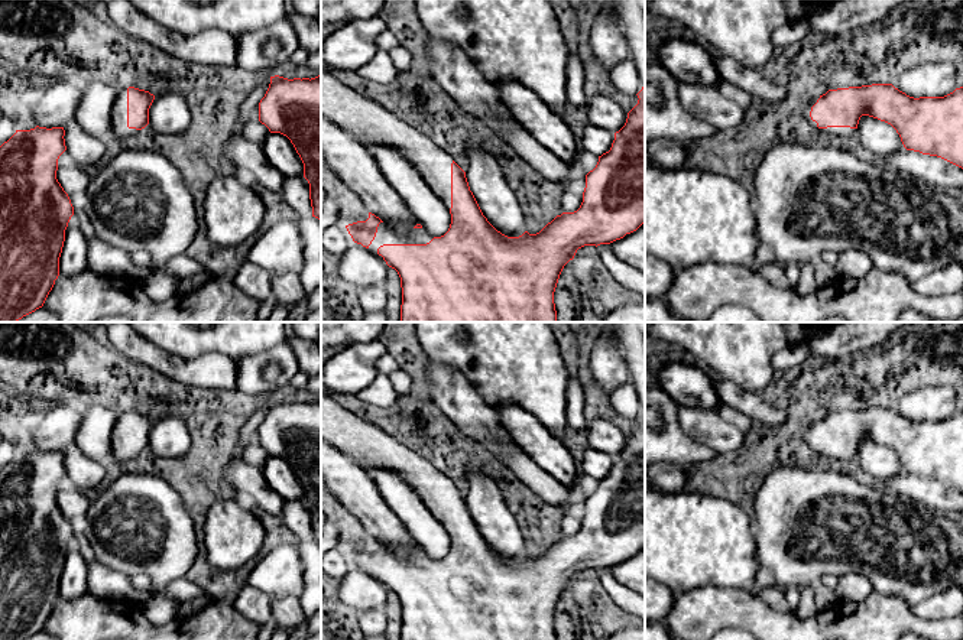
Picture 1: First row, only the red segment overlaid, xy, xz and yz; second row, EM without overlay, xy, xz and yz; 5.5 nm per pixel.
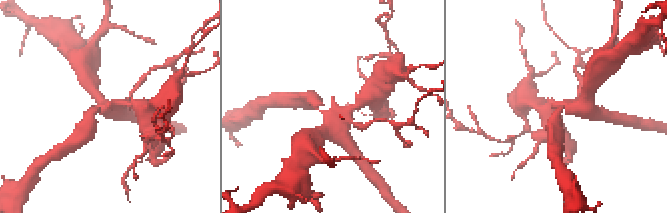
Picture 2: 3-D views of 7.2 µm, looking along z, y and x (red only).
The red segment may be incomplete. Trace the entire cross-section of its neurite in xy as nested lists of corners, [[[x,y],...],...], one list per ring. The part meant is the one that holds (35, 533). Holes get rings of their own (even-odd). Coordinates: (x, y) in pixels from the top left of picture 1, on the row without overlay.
[[[64,451],[16,454],[0,470],[0,640],[26,640],[42,631],[59,600],[59,581],[74,530],[56,503],[58,483],[67,474]]]

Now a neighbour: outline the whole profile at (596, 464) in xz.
[[[583,445],[578,451],[578,464],[583,474],[602,480],[610,474],[615,457]]]

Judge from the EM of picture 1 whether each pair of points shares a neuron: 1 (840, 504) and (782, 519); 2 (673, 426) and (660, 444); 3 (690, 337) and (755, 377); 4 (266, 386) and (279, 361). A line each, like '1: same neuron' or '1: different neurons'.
1: same neuron
2: same neuron
3: same neuron
4: same neuron

